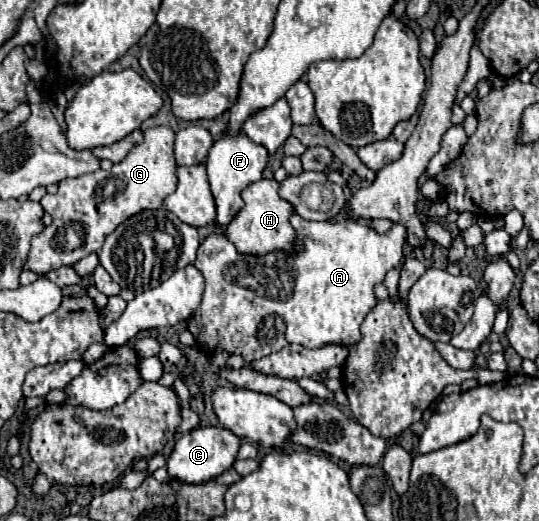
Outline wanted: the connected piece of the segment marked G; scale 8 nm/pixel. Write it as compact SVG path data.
M166 126L148 128L144 132L144 142L134 146L122 162L114 164L110 174L96 170L78 178L66 178L58 184L56 194L46 194L40 200L44 212L52 216L52 224L44 228L40 236L34 236L24 268L42 276L62 264L70 266L80 258L98 252L104 238L112 234L118 224L142 210L162 208L164 198L174 192L176 182L174 132Z

